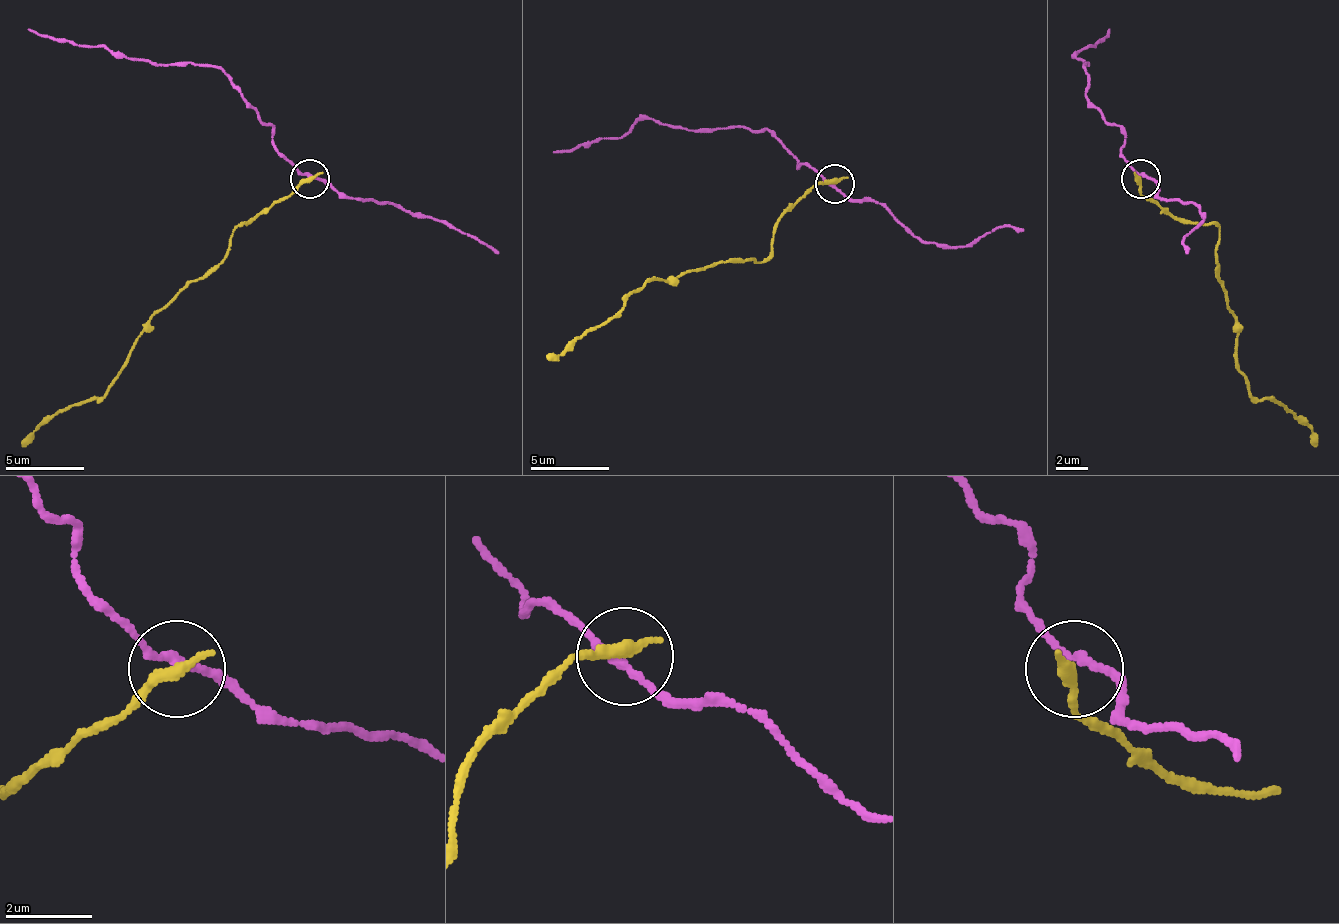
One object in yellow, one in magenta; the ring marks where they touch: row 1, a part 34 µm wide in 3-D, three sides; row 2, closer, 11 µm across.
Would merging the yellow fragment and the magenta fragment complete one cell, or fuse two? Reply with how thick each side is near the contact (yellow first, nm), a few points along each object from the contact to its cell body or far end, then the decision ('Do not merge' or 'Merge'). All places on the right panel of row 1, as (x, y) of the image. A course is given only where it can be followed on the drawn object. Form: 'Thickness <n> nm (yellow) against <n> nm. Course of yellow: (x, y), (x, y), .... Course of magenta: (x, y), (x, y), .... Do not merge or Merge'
Thickness 320 nm (yellow) against 170 nm. Course of yellow: (1139, 177), (1139, 193), (1175, 217), (1218, 229), (1226, 307), (1234, 315), (1246, 390), (1289, 410), (1317, 445). Course of magenta: (1143, 177), (1120, 150), (1124, 134), (1088, 99), (1084, 67), (1088, 63), (1076, 55), (1096, 47), (1108, 28). Do not merge

